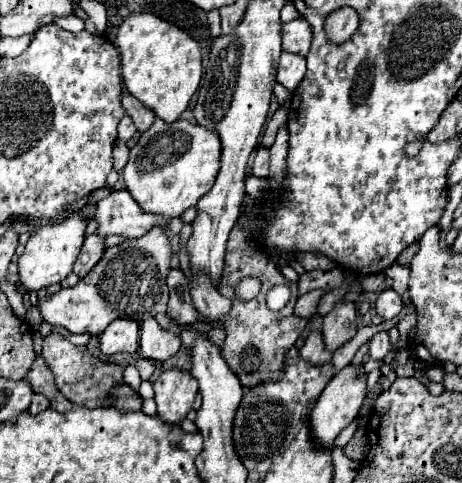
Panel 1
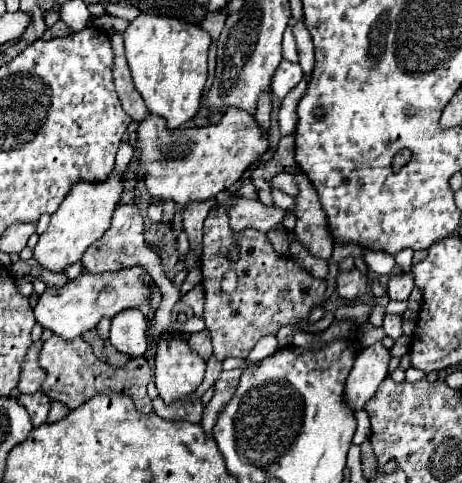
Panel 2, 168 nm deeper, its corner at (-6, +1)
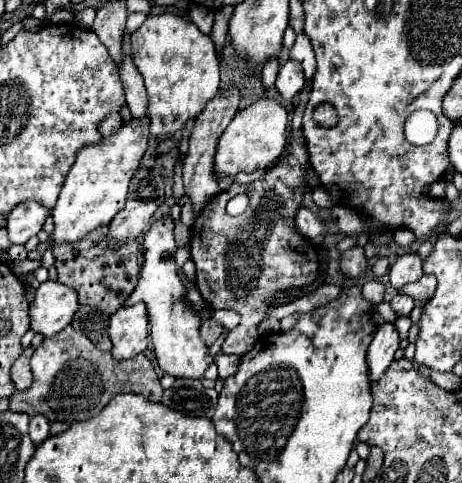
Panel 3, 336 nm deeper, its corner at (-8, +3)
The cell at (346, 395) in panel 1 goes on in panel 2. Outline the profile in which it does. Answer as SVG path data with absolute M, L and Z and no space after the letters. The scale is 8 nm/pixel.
M382 341L364 347L356 357L356 363L346 381L346 403L358 411L362 405L376 393L378 385L388 375L390 351L382 345Z

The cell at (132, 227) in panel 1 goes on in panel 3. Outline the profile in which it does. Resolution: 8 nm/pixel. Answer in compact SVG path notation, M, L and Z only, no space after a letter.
M300 207L300 209L296 211L294 223L296 223L298 233L302 233L302 235L308 237L308 239L312 239L314 243L320 243L322 237L326 235L326 227L322 225L320 217L318 217L316 213L312 213L310 209L306 209L306 207Z

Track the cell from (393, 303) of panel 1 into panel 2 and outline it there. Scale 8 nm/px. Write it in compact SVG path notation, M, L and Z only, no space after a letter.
M412 271L410 273L394 273L390 275L390 281L388 281L388 295L390 299L400 299L400 301L406 301L410 297L414 289L414 275Z

